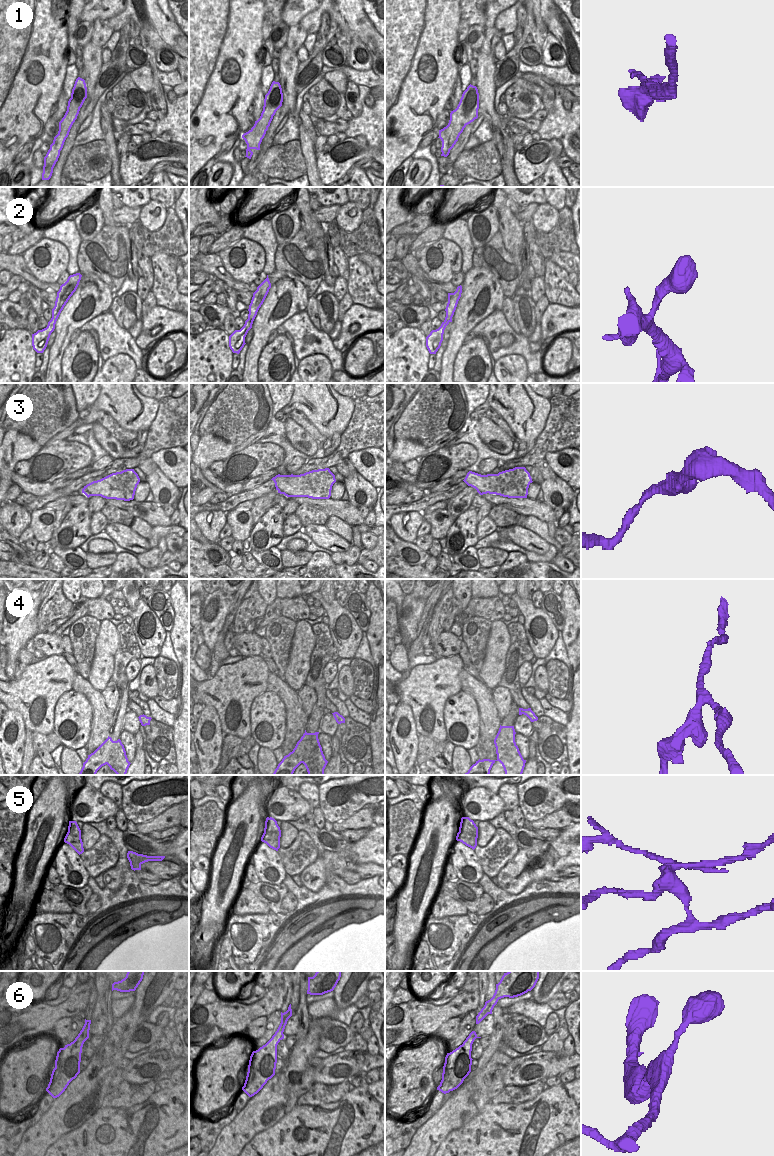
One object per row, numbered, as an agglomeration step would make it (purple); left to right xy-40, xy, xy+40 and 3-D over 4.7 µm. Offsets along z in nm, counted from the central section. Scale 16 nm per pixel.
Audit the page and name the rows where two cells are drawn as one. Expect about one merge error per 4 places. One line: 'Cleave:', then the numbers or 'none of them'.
Cleave: 1, 4, 5

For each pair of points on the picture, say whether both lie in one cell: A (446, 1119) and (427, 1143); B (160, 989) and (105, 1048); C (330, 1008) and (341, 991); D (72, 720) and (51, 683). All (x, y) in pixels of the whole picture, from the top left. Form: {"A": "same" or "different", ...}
{"A": "same", "B": "same", "C": "different", "D": "different"}

